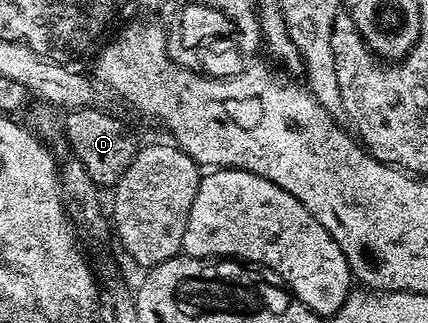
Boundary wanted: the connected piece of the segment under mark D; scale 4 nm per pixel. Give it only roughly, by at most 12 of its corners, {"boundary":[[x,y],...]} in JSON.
{"boundary":[[66,111],[65,141],[98,186],[116,186],[139,144],[123,121]]}

